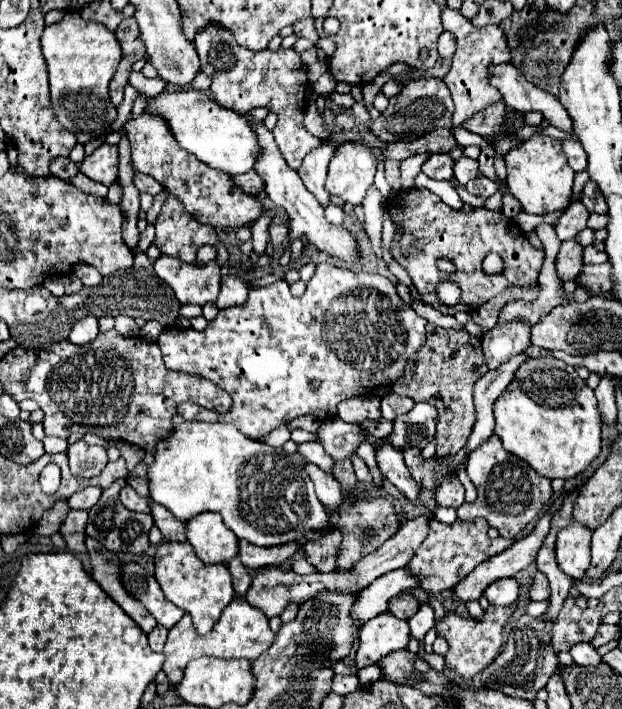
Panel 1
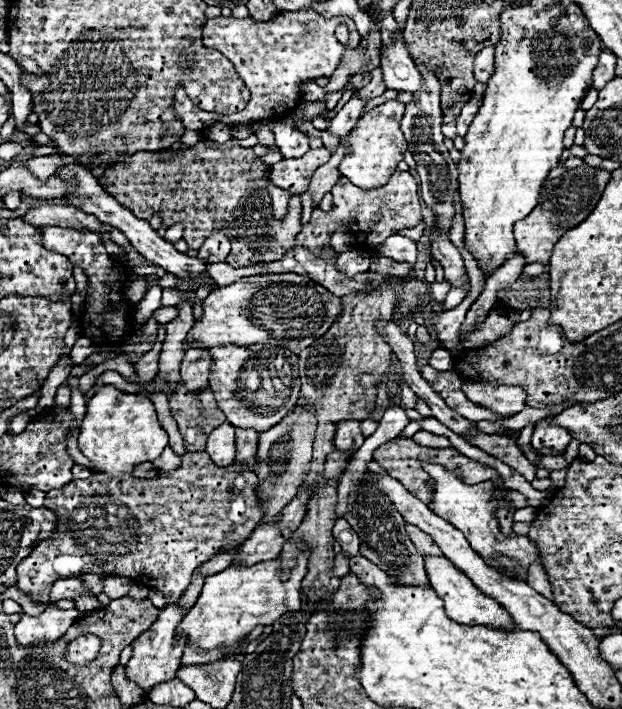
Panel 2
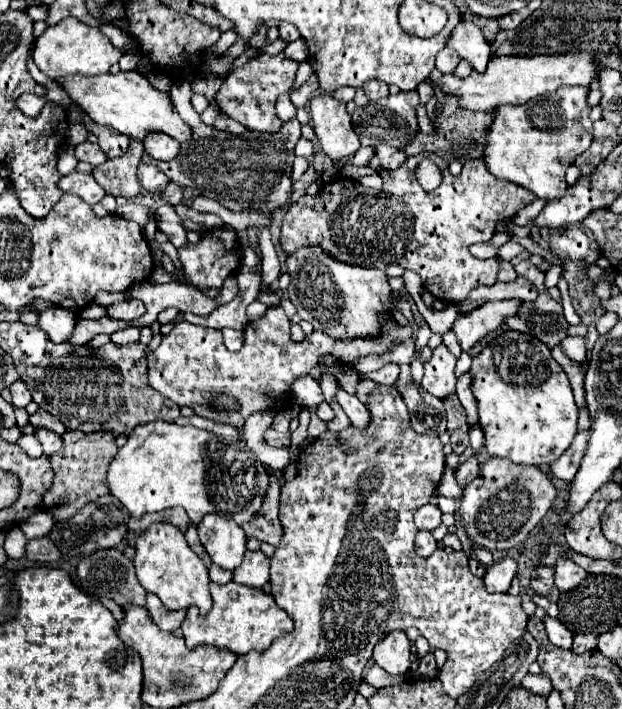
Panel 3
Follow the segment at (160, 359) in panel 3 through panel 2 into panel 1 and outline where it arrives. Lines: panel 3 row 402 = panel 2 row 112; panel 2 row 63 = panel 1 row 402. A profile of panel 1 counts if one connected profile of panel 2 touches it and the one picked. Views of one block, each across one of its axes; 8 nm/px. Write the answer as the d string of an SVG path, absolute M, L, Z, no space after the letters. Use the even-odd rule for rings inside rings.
M330 262L318 264L316 274L300 298L292 296L286 280L264 288L250 288L244 304L220 310L206 330L164 328L158 336L162 360L168 370L210 378L232 396L232 406L226 414L208 412L192 402L180 403L177 413L188 422L230 422L254 440L296 416L310 414L318 420L330 420L336 416L336 406L342 400L368 396L378 386L394 384L404 374L408 358L418 352L424 342L426 318L420 318L398 296L396 286L386 276L352 272Z

